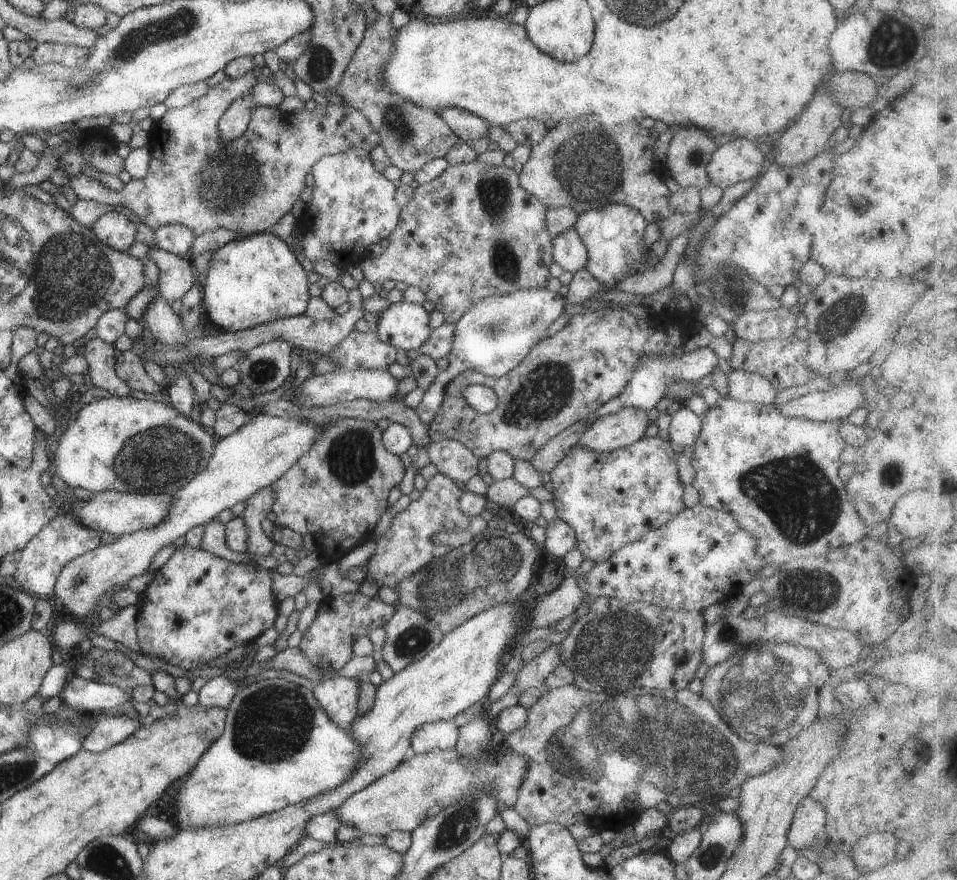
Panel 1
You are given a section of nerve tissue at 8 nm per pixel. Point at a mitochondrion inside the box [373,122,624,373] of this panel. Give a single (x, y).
(494, 195)

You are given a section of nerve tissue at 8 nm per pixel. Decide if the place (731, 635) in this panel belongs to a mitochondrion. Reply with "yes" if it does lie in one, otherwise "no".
yes

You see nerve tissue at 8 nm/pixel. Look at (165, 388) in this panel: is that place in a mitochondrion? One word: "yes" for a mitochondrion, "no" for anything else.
no

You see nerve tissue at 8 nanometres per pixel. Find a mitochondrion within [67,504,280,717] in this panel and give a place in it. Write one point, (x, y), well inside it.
(81, 577)

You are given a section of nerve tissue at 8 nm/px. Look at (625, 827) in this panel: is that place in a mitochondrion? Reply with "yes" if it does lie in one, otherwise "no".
no

